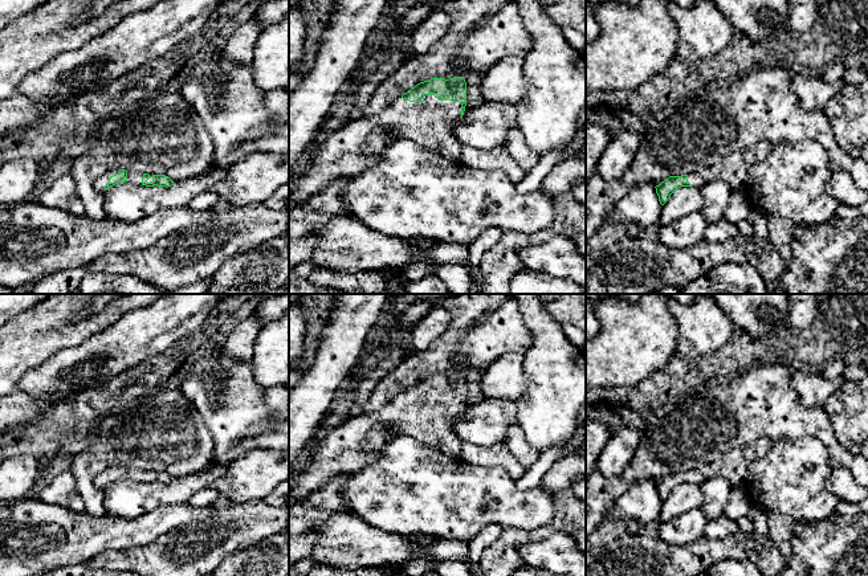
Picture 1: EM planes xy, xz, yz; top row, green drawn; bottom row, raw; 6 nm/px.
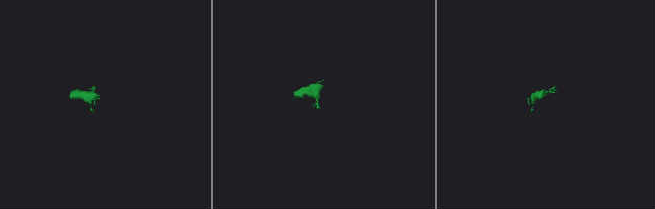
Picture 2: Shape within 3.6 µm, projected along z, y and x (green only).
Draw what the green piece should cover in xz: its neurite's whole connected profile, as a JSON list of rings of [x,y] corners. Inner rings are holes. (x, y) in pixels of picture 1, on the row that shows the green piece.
[[[462,77],[431,78],[417,83],[376,115],[350,120],[343,128],[314,144],[298,166],[289,183],[289,209],[321,192],[333,180],[353,177],[376,166],[383,152],[399,139],[409,139],[429,152],[460,162],[462,144],[453,136],[451,128],[464,115],[465,106],[466,82]],[[375,128],[386,128],[388,140],[380,154],[364,156],[360,148]]]

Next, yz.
[[[763,140],[743,151],[730,154],[721,162],[698,172],[669,176],[655,187],[659,201],[664,205],[676,189],[692,185],[701,188],[713,180],[725,181],[732,191],[742,189],[745,188],[750,167],[762,162],[770,154],[771,148],[773,143]]]

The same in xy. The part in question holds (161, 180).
[[[119,169],[119,171],[109,171],[102,176],[99,176],[94,183],[94,188],[99,193],[103,193],[107,188],[125,181],[146,187],[158,185],[166,188],[174,184],[174,181],[166,175],[148,175],[148,173],[140,173],[138,171]]]

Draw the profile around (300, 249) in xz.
[[[305,236],[302,238],[294,238],[289,242],[289,274],[294,267],[305,261],[310,261],[314,248],[318,242],[318,237]]]

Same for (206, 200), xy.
[[[208,189],[196,195],[187,207],[195,211],[207,211],[213,208],[219,199],[219,195],[213,189]]]

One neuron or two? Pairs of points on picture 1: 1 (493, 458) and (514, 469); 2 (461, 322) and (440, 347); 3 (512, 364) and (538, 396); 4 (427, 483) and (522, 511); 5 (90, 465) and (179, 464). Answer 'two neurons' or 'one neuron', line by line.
1: one neuron
2: one neuron
3: two neurons
4: one neuron
5: one neuron

